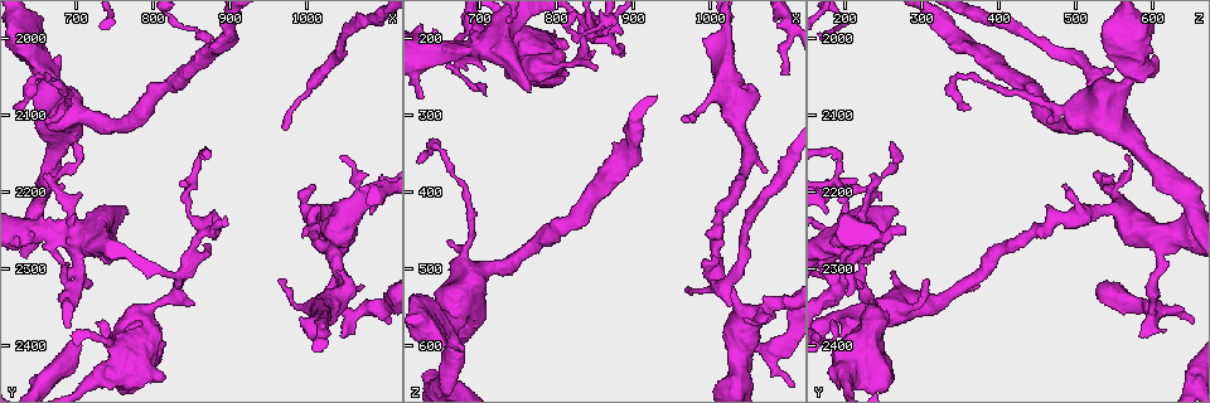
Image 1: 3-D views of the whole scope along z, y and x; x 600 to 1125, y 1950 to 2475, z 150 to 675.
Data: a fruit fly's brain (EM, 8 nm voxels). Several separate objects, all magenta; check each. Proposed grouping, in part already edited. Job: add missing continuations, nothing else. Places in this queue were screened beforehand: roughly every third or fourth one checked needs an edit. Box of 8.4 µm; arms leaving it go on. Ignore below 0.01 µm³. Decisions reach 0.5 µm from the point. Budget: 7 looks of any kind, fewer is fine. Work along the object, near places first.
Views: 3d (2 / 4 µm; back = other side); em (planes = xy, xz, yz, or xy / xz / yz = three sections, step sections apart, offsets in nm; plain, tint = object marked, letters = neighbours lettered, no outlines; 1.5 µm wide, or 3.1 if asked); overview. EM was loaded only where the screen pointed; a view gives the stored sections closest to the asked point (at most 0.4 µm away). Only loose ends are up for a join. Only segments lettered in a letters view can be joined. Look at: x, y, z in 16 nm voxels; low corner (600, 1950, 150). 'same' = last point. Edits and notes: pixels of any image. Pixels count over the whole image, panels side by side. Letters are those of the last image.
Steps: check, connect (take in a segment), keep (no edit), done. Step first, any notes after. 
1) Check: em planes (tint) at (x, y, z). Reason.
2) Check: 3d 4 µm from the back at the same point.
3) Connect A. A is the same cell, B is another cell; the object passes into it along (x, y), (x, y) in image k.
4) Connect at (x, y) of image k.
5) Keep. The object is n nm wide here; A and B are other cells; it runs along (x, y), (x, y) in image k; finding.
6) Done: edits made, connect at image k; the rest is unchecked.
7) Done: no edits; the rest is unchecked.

Check: em xz step 4 (tint) at (1040, 2305, 260). Stops while still wide.

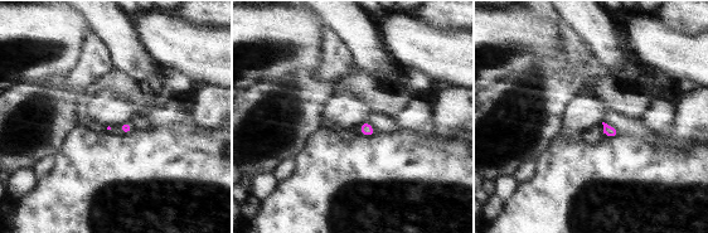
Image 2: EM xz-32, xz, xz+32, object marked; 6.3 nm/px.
Check: em planes (letters) at the same point.

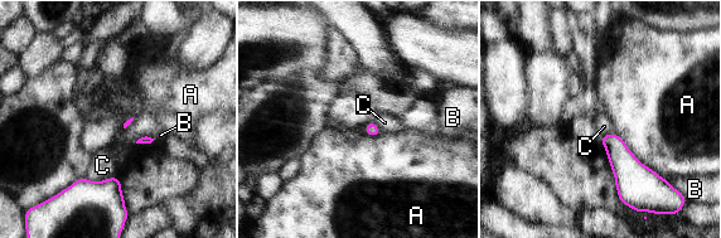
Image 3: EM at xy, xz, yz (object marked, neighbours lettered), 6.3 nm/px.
Keep. A, B and C are other cells; a border runs along (116, 175), (97, 181), (85, 178) in image 3; no lettered segment goes on from it.

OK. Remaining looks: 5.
Check: 3d 2 µm at (970, 2120, 525).

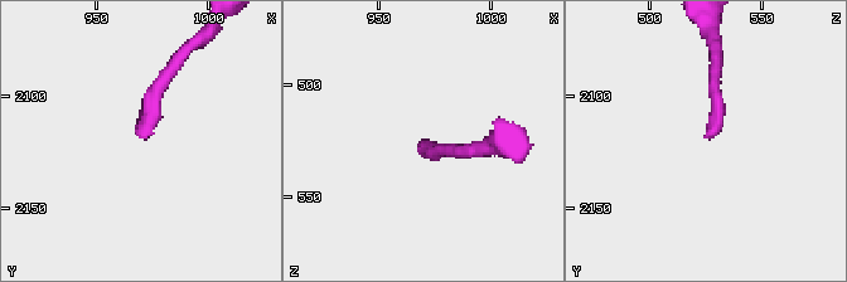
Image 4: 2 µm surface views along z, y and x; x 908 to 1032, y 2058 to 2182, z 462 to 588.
Check: em planes (letters) at (970, 2119, 527).

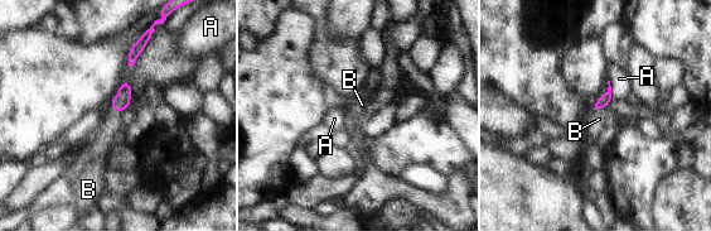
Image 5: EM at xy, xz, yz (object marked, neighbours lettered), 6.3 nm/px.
Connect B. B is the same cell, A is another cell; the object passes into it along (601, 102), (600, 107), (599, 119) in image 5; it goes on there.

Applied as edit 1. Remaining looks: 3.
Check: em planes (plain) at (680, 2025, 600).

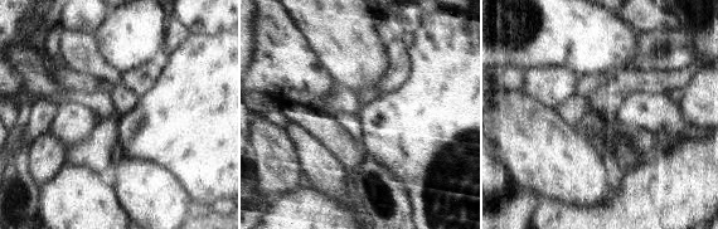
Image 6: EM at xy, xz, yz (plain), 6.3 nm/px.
Check: em planes (tint) at the same point.

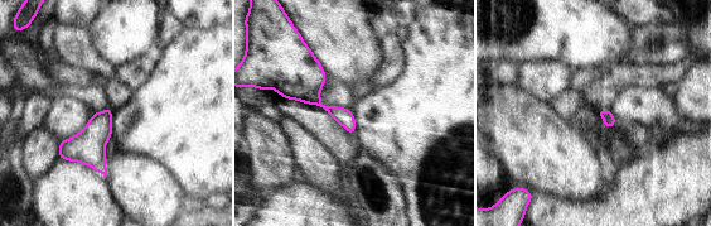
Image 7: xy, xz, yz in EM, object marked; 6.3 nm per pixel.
Check: em planes (letters) at the same point. See the neighbours.

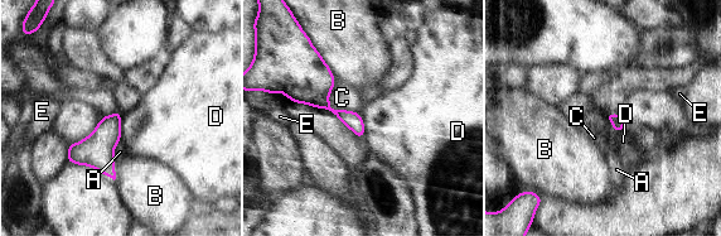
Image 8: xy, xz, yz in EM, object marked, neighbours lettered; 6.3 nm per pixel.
Keep. The longest contact is with B, 260 nm; A, B, C, D and E are other cells; none of them fits.

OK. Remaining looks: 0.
Done: edits made, connect at image 5; the rest is unchecked.

